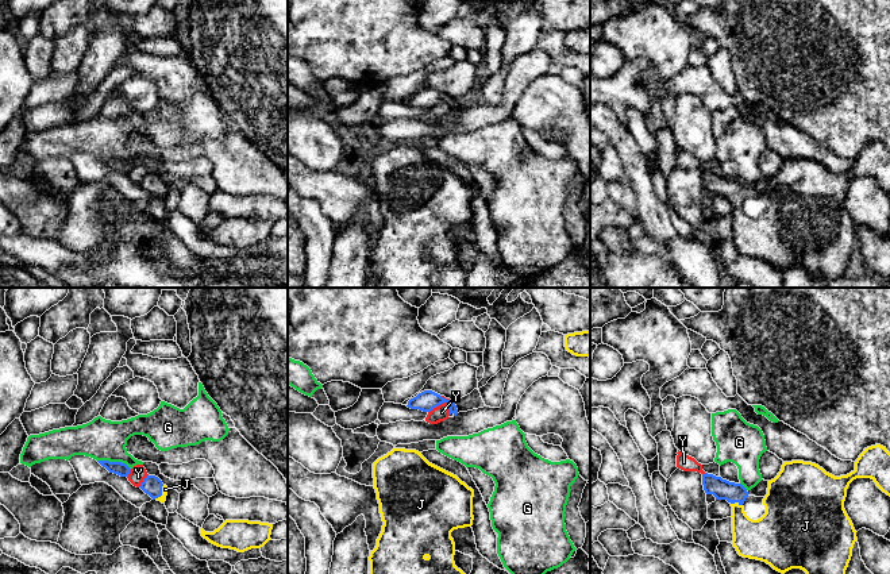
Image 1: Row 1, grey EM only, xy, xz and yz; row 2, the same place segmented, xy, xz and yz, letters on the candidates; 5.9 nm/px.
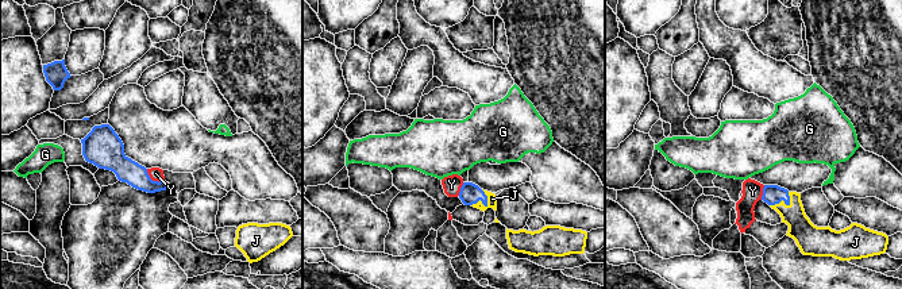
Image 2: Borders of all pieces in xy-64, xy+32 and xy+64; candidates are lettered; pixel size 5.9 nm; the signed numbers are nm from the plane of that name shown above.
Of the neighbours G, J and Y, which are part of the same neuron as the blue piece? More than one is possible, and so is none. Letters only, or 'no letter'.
J

